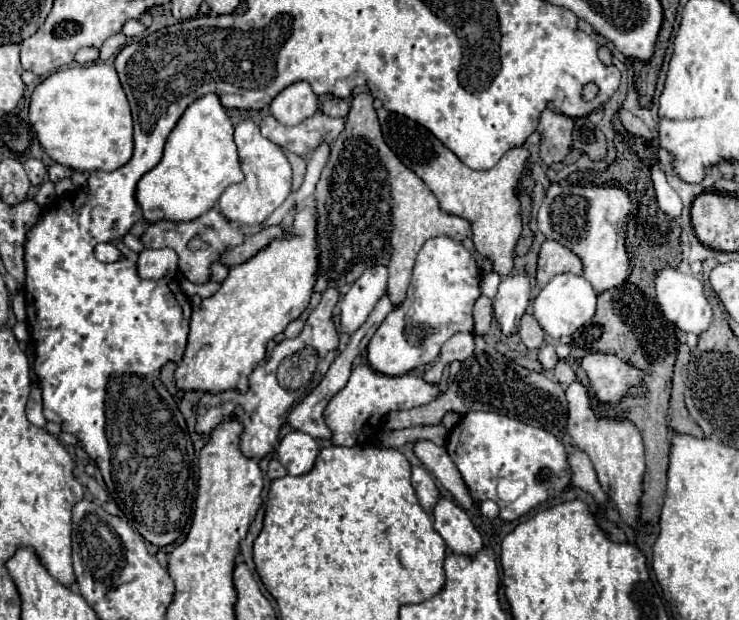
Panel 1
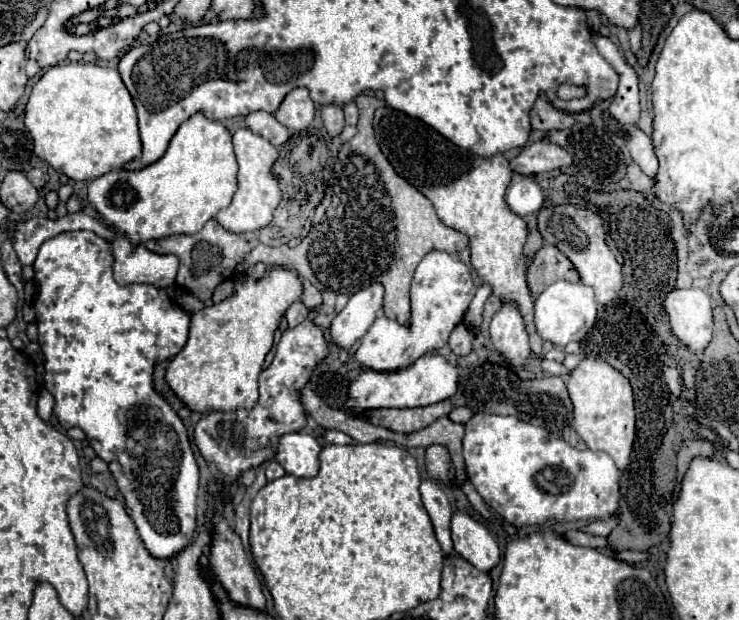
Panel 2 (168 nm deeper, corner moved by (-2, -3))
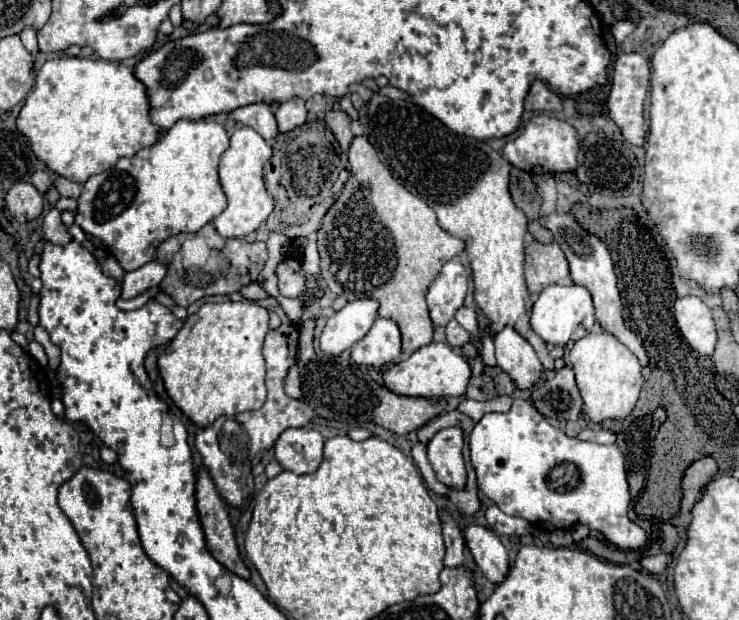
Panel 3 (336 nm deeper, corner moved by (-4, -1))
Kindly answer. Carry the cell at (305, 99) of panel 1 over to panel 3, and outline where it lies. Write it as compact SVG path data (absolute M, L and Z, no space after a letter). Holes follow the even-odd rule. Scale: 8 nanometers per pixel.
M293 98L289 102L283 102L277 110L275 110L275 118L277 118L277 128L279 132L289 132L295 126L305 124L307 118L307 110L305 110L305 100L301 98Z

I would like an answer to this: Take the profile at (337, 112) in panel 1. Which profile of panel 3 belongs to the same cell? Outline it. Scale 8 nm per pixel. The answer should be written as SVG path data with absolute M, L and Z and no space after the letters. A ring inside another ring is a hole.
M329 110L327 116L325 116L325 122L327 122L327 126L331 128L331 132L335 134L335 138L339 140L343 152L347 152L347 150L349 150L349 144L351 144L351 140L353 140L353 134L351 134L351 130L349 130L349 116L347 116L345 112L341 112L341 110L339 110L339 112Z

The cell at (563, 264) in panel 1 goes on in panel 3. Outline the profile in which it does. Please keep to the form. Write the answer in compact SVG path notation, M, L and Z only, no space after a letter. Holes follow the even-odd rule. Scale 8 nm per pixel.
M533 240L525 248L525 280L531 298L537 298L539 292L549 284L571 286L569 266L563 250L553 244L541 244Z

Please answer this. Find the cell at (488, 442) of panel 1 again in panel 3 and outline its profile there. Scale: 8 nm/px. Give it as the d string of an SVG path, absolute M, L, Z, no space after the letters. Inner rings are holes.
M515 398L513 400L513 406L507 414L485 414L473 428L471 432L471 438L469 438L469 448L471 448L471 464L477 472L477 482L479 482L479 488L485 492L485 496L489 496L505 514L511 514L511 516L521 516L525 520L529 520L531 524L535 526L541 526L545 528L547 532L553 532L553 530L571 530L579 524L585 524L589 526L589 530L597 530L601 532L601 536L613 544L615 548L619 550L639 550L647 544L647 532L635 524L633 520L629 520L629 504L631 504L631 492L629 492L629 482L627 482L627 472L625 472L625 456L621 452L621 448L617 444L595 444L595 442L583 442L579 438L569 438L565 432L553 428L539 412L533 404L529 404L527 400L523 398Z

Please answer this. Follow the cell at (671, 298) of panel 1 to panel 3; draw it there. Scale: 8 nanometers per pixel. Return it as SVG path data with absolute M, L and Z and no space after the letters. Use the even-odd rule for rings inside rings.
M699 296L677 298L673 306L673 314L689 346L697 350L701 356L713 356L717 334L715 334L715 322L711 318L711 310L707 308L707 304Z

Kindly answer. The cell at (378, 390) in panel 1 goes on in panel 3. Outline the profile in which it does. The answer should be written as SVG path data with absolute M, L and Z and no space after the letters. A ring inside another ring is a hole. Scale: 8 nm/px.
M431 342L415 350L409 358L401 360L399 364L393 364L385 372L383 382L395 394L433 398L433 396L463 396L469 378L471 378L471 366L461 354L457 354L449 344Z

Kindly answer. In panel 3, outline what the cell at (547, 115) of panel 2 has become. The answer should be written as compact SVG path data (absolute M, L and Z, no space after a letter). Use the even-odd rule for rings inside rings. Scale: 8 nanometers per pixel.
M535 80L527 92L525 110L533 114L535 112L557 112L561 110L561 100L551 88L547 88L545 82Z

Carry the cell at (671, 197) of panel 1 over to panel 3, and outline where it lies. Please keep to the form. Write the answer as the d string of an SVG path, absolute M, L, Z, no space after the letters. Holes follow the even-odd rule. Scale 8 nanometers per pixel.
M619 52L613 64L613 78L611 78L611 92L607 96L607 106L611 118L621 126L625 138L631 144L645 144L645 128L643 128L643 102L647 96L649 86L649 64L641 54L625 54Z

